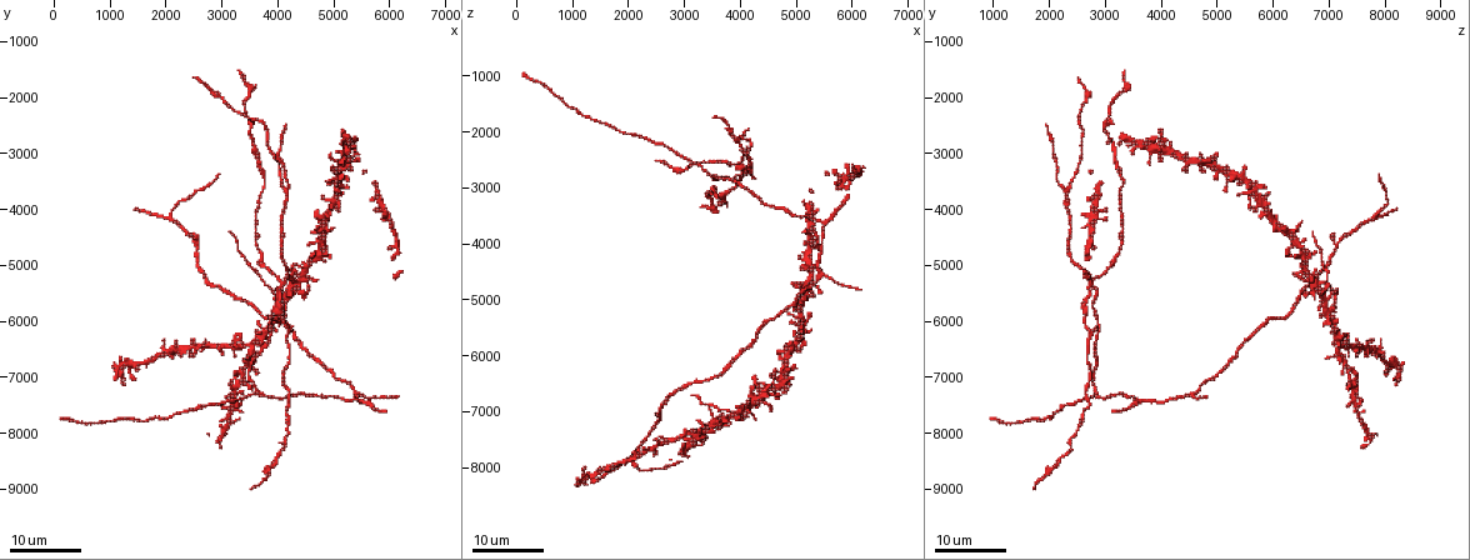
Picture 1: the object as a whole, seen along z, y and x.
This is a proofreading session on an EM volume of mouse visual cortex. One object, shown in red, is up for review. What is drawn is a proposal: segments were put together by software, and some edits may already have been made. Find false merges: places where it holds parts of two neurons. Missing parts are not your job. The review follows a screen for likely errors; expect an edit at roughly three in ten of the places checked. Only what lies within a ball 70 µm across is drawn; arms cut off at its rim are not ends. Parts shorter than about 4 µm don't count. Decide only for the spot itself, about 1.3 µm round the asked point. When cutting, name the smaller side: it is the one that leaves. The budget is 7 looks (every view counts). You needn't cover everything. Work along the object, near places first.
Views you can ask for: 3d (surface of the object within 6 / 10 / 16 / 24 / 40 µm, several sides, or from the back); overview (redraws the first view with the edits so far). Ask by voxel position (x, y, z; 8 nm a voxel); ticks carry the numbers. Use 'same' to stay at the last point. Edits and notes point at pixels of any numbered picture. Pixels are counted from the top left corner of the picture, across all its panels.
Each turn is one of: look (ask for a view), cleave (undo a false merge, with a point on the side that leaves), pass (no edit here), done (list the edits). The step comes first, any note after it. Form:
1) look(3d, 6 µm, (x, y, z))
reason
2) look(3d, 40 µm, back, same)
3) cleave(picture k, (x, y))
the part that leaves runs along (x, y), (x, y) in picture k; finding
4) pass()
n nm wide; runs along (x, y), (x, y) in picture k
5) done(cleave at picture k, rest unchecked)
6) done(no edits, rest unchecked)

look(3d, 24 µm, (5550, 7400, 3600))
a fork

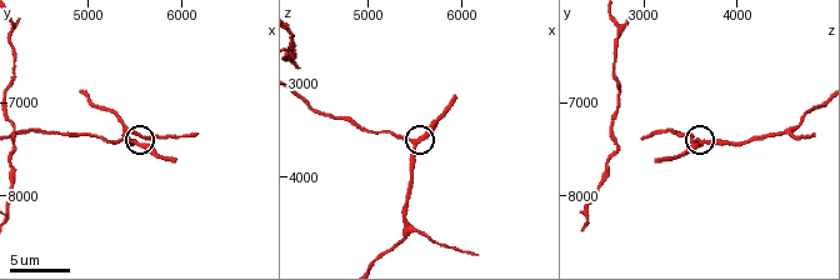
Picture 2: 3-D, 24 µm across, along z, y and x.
look(3d, 6 µm, (5500, 7400, 3650))
zoom in

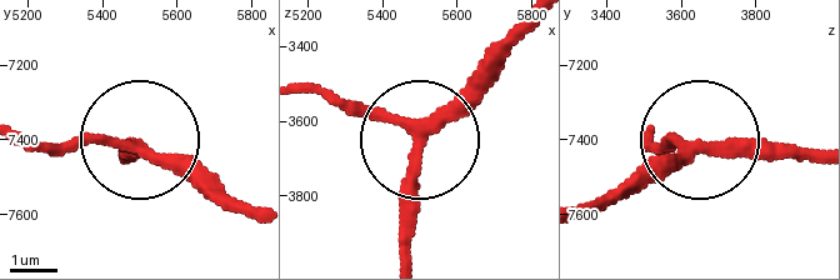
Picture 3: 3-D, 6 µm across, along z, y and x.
pass()
3 arms; runs along (405, 254), (405, 183), (420, 135), (484, 68) in picture 3; one neuron here

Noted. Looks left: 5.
look(3d, 16 µm, (5500, 7350, 4550))
three arms meet

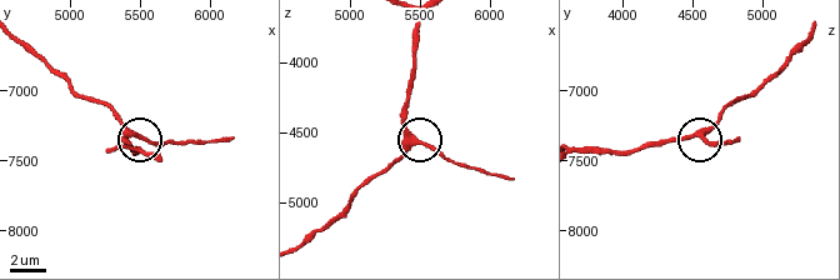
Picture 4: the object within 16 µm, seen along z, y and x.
pass()
280 nm wide; runs along (66, 81), (75, 91), (108, 106), (139, 136), (181, 143) in picture 4; all the same neuron

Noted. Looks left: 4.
look(3d, 24 µm, (4100, 5300, 2750))
a fork

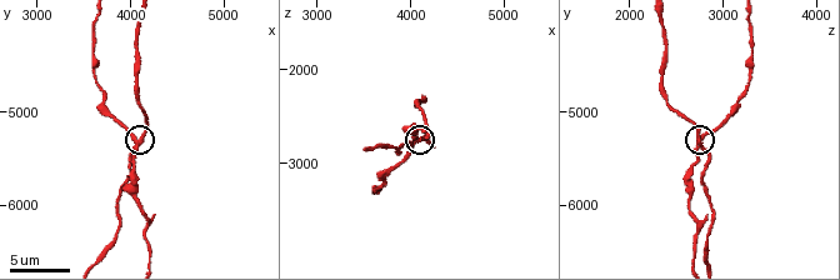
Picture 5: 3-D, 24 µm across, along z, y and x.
look(3d, 10 µm, (4100, 5300, 2700))
closer look

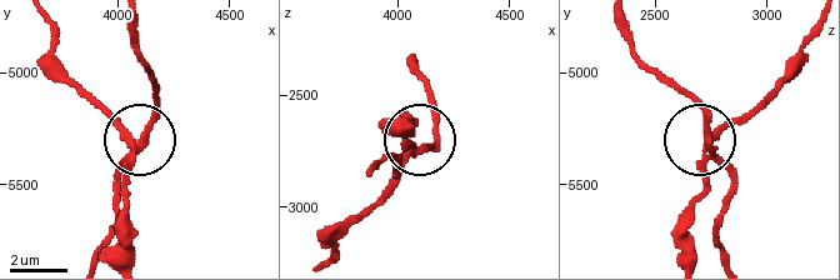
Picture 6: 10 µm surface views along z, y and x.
cleave(picture 6, (710, 186))
the part that leaves runs along (409, 151), (388, 191), (330, 256) in picture 6; a second neuron is stuck on

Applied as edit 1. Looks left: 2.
done(cleave at picture 6, rest unchecked)

